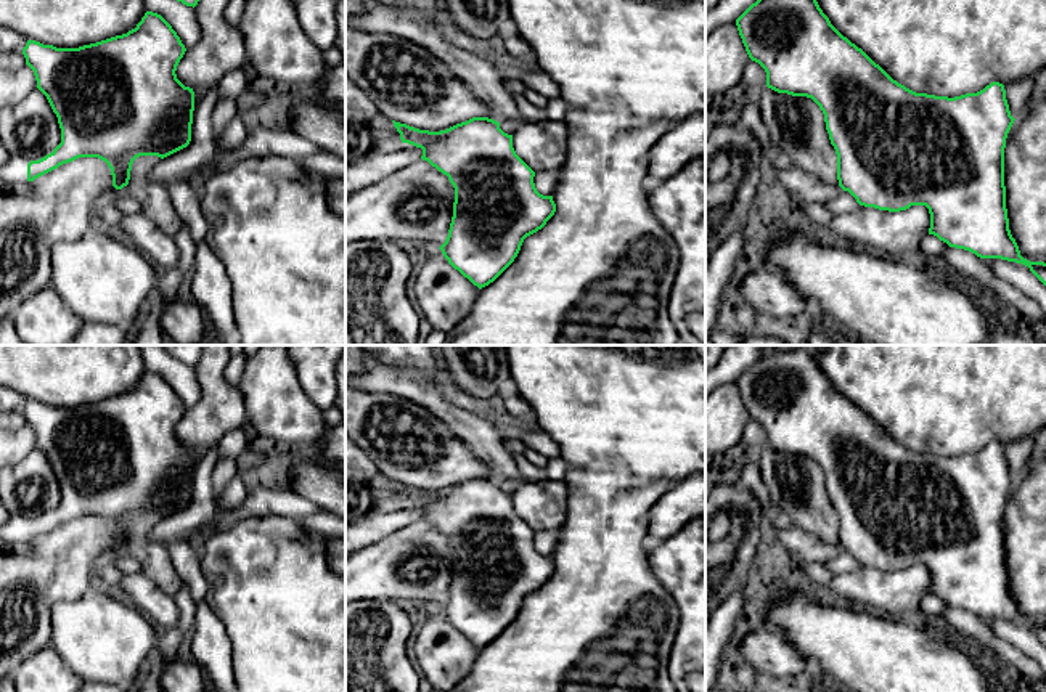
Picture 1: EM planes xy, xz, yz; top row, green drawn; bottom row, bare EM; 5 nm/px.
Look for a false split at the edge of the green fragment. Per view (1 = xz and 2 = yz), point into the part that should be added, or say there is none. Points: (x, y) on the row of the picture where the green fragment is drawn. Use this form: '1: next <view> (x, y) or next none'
1: next none
2: next none

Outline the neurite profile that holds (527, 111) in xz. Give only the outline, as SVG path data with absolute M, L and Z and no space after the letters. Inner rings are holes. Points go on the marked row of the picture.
M522 95L513 96L521 116L527 122L546 122L550 120L545 109L535 108Z

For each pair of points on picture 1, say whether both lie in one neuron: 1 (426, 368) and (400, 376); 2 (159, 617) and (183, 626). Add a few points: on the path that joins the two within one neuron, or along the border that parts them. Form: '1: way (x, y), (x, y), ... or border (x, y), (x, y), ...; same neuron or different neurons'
1: border (381, 363), (412, 366), (444, 387); different neurons
2: border (172, 598), (177, 607), (177, 622), (161, 633); different neurons

